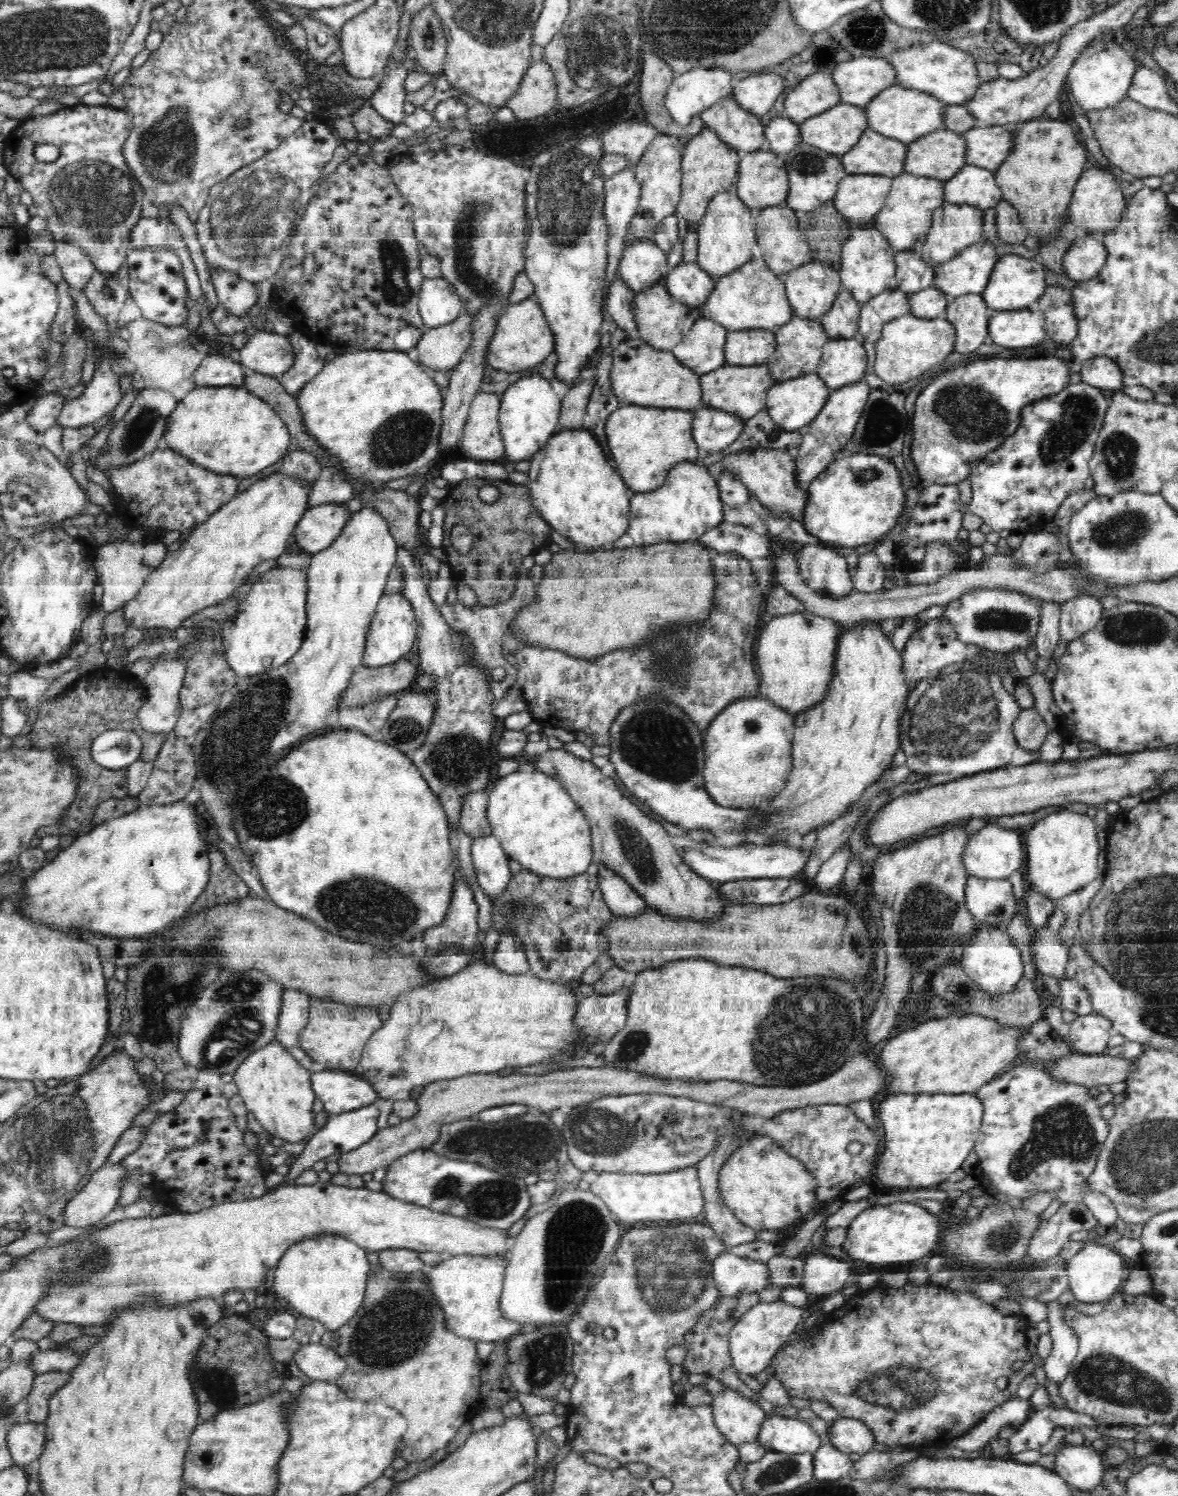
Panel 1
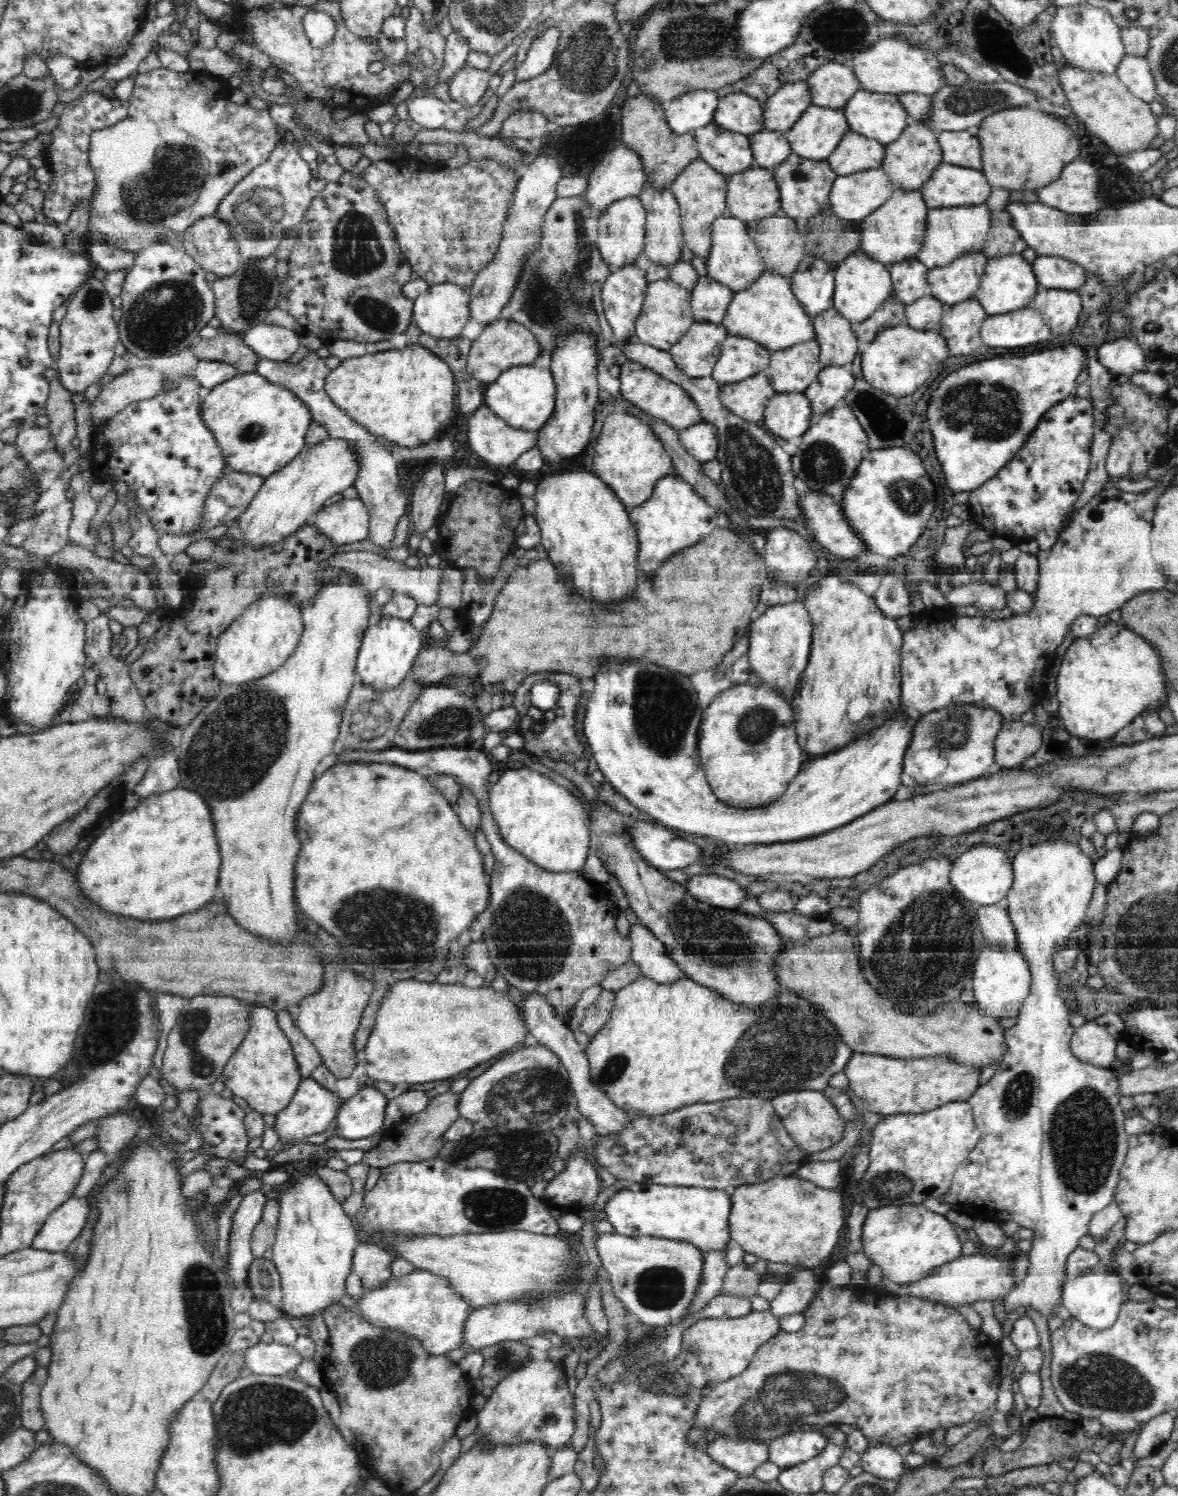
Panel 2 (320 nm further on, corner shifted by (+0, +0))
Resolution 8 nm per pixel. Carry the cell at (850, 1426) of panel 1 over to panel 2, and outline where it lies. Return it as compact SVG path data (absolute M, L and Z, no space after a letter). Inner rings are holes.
M882 1443L868 1446L861 1453L860 1464L864 1471L884 1480L898 1480L909 1469L895 1447Z

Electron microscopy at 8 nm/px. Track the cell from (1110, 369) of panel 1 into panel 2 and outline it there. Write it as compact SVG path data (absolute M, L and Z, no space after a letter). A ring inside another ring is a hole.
M1132 338L1102 344L1097 348L1096 357L1114 378L1129 380L1134 372L1146 372L1144 363L1147 359L1144 357L1144 350Z

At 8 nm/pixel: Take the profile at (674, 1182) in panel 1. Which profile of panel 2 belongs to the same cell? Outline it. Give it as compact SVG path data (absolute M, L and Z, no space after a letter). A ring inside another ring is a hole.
M632 1183L632 1188L621 1189L612 1196L606 1206L607 1220L615 1232L626 1237L657 1237L686 1241L700 1248L702 1252L726 1251L731 1242L729 1229L732 1199L729 1191L714 1190L698 1186L664 1186L660 1183Z

